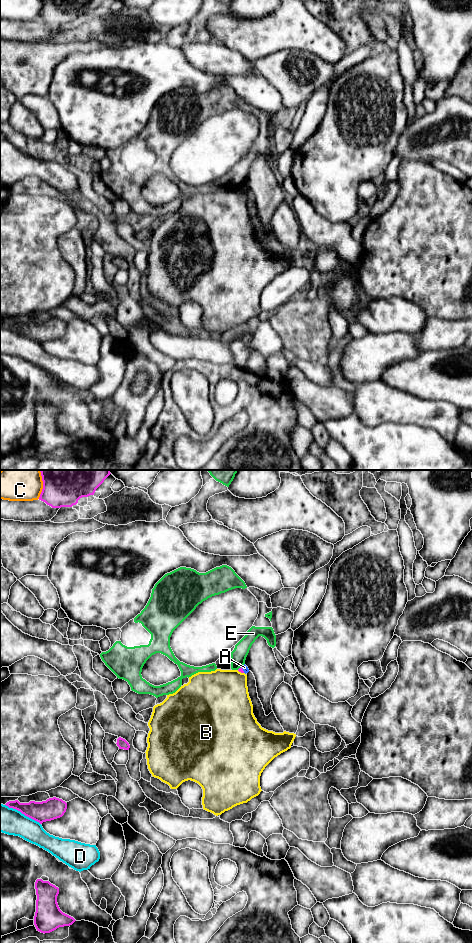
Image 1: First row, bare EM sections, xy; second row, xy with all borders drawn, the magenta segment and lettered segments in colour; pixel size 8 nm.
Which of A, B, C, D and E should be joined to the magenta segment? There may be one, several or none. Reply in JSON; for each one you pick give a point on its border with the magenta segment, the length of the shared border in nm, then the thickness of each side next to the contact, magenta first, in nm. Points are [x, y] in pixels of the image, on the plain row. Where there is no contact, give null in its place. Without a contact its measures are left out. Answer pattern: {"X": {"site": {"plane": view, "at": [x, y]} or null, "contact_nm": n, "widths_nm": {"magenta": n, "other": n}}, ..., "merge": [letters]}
{"merge": []}

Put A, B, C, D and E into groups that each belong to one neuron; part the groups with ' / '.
A / B / C / D / E

